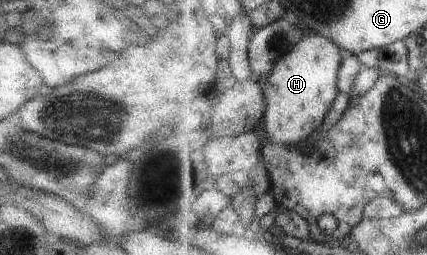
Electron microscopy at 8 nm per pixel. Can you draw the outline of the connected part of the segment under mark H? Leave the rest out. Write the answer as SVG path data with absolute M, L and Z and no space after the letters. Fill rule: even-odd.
M314 32L305 35L268 74L265 83L267 112L262 132L278 146L296 146L320 129L339 96L338 72L343 64L340 46Z

